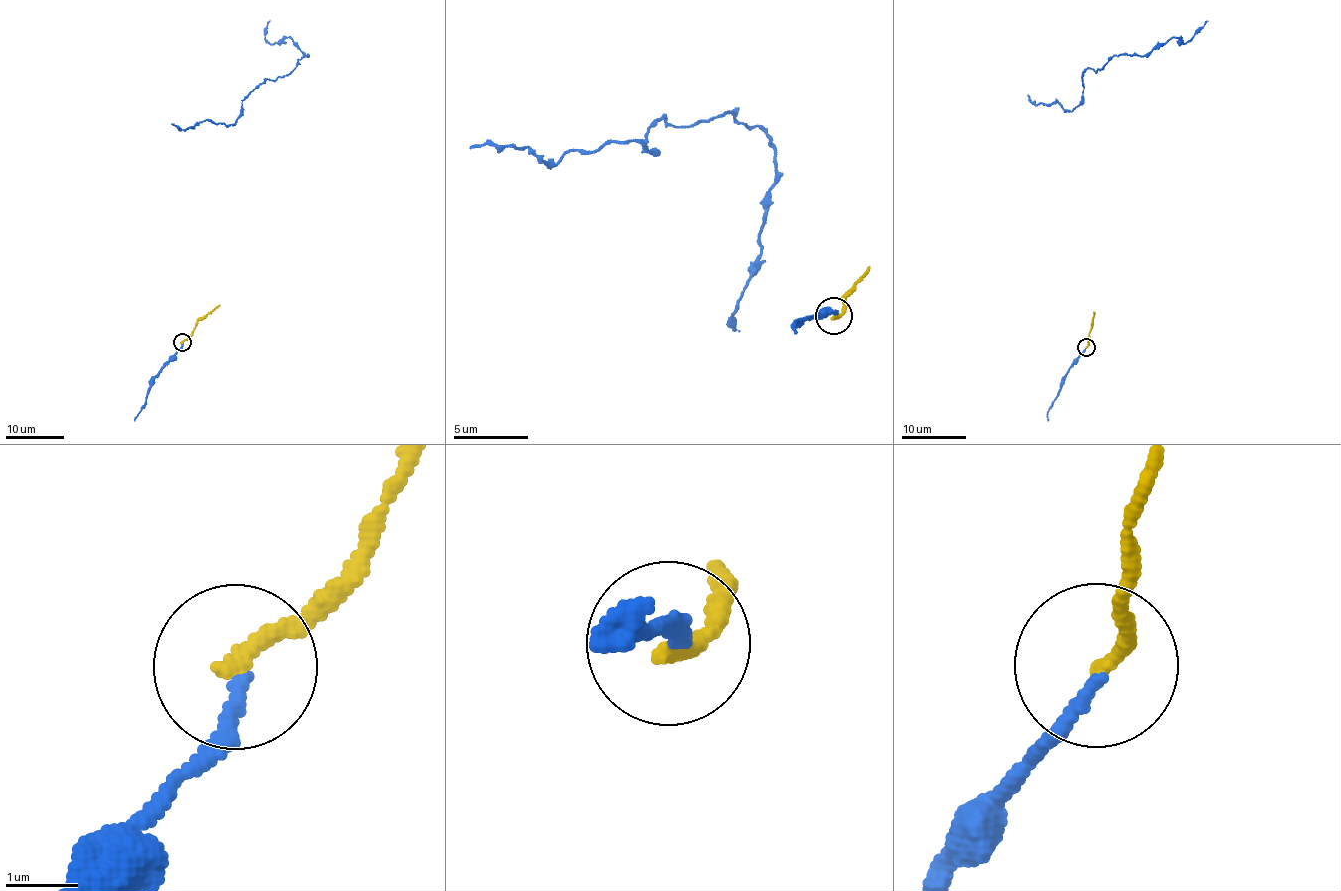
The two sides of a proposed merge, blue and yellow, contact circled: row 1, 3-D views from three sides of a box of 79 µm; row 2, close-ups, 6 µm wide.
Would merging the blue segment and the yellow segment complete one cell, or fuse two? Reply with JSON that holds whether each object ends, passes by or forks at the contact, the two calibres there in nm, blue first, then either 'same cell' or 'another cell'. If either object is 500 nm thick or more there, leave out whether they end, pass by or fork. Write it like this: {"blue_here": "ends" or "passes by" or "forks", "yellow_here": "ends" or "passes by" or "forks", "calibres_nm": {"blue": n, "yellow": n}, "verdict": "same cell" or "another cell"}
{"blue_here": "ends", "yellow_here": "ends", "calibres_nm": {"blue": 170, "yellow": 220}, "verdict": "same cell"}

